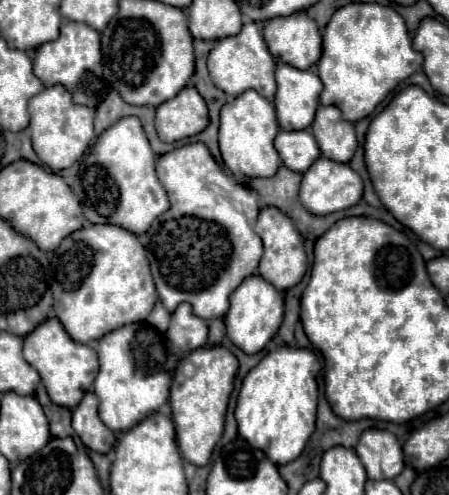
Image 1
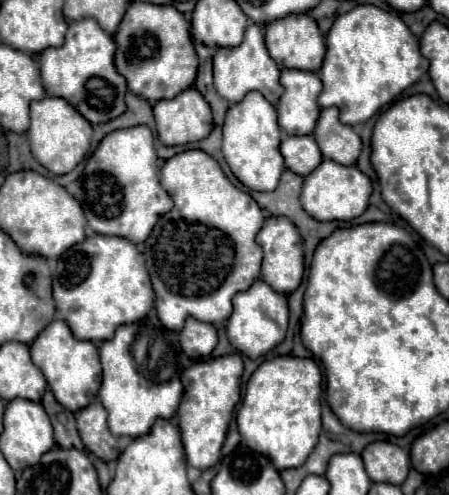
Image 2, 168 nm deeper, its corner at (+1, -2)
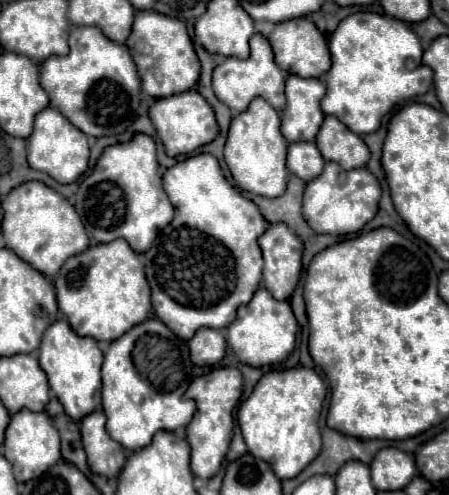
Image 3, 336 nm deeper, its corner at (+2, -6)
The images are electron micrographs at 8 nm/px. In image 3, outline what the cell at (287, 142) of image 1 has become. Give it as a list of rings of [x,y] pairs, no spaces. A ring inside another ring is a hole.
[[[299,141],[299,143],[291,143],[289,151],[287,151],[287,169],[297,175],[299,179],[315,179],[321,171],[323,171],[323,157],[317,151],[317,145],[307,141]]]

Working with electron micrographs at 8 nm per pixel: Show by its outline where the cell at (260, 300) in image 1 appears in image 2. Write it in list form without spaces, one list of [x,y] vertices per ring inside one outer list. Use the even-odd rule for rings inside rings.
[[[262,279],[254,281],[248,291],[234,297],[234,313],[226,323],[230,345],[250,359],[258,359],[284,341],[288,331],[288,301],[286,295],[278,295],[272,287],[266,287]]]

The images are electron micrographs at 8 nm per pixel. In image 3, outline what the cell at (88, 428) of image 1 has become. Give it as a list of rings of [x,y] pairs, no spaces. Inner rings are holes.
[[[103,409],[89,413],[81,419],[81,439],[91,471],[105,477],[117,477],[125,463],[125,451],[107,435],[105,421]]]

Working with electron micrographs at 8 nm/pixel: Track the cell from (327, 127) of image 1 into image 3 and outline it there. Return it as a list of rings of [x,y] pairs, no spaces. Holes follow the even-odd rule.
[[[333,115],[325,117],[317,133],[317,147],[325,161],[333,161],[345,167],[345,171],[365,167],[369,161],[369,147],[365,141]]]

